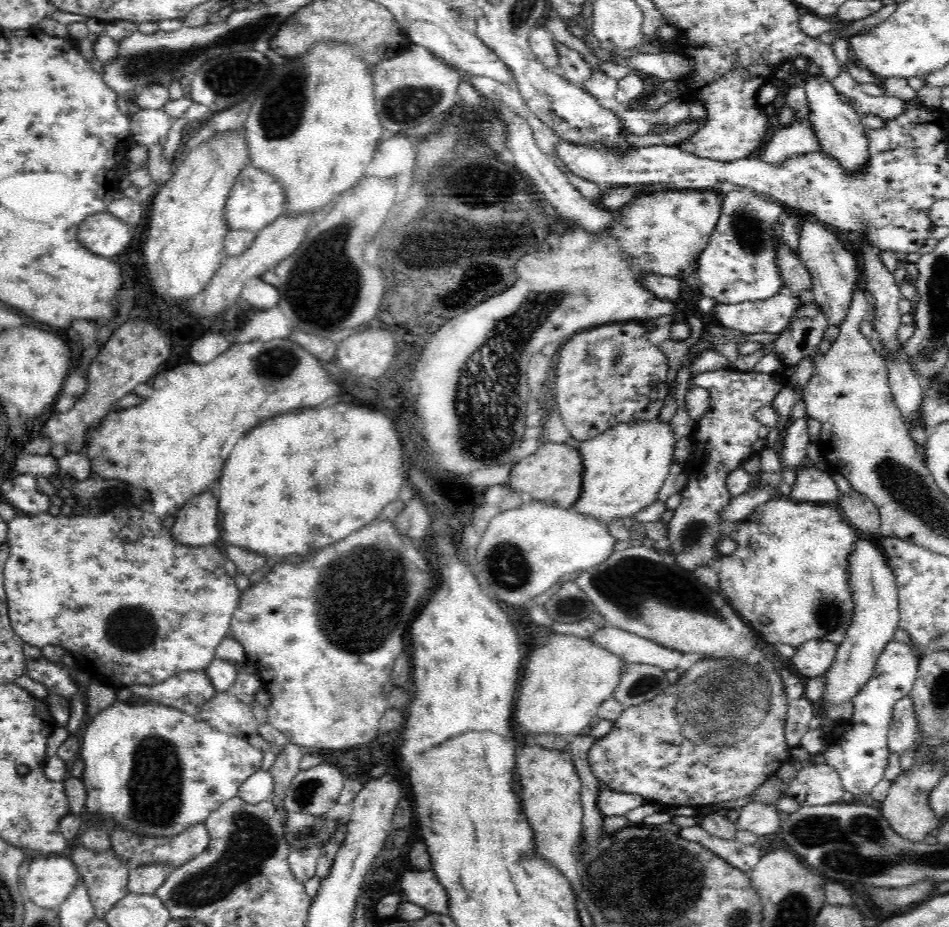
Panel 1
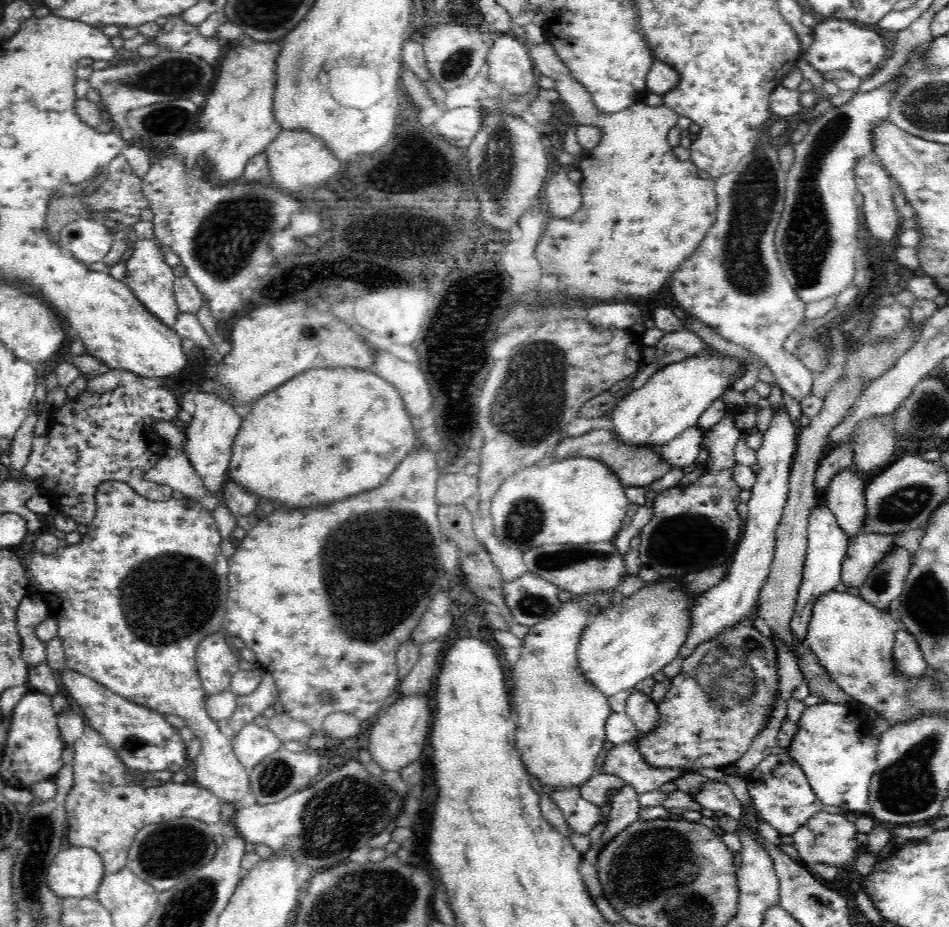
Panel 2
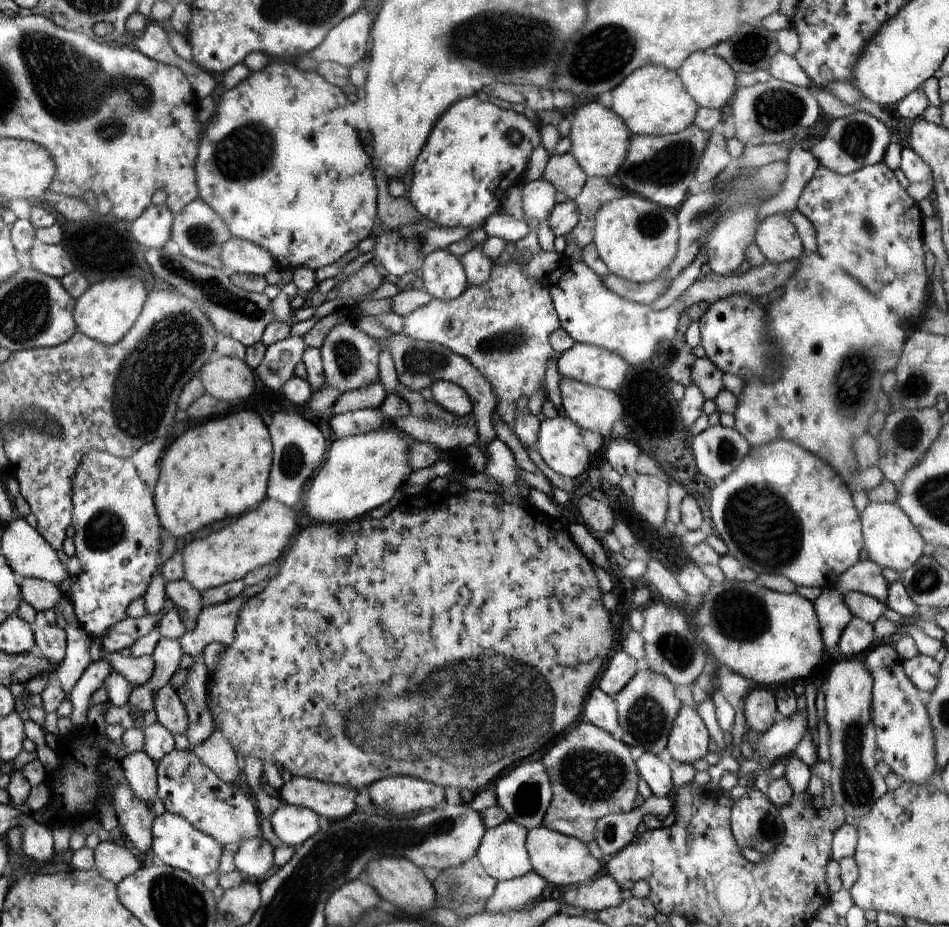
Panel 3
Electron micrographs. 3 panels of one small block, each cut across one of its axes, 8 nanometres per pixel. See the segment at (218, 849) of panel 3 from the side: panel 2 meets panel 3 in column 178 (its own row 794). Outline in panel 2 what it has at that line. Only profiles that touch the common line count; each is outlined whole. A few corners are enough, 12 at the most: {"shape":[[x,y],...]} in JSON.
{"shape":[[807,706],[787,752],[826,806],[867,814],[879,741]]}

